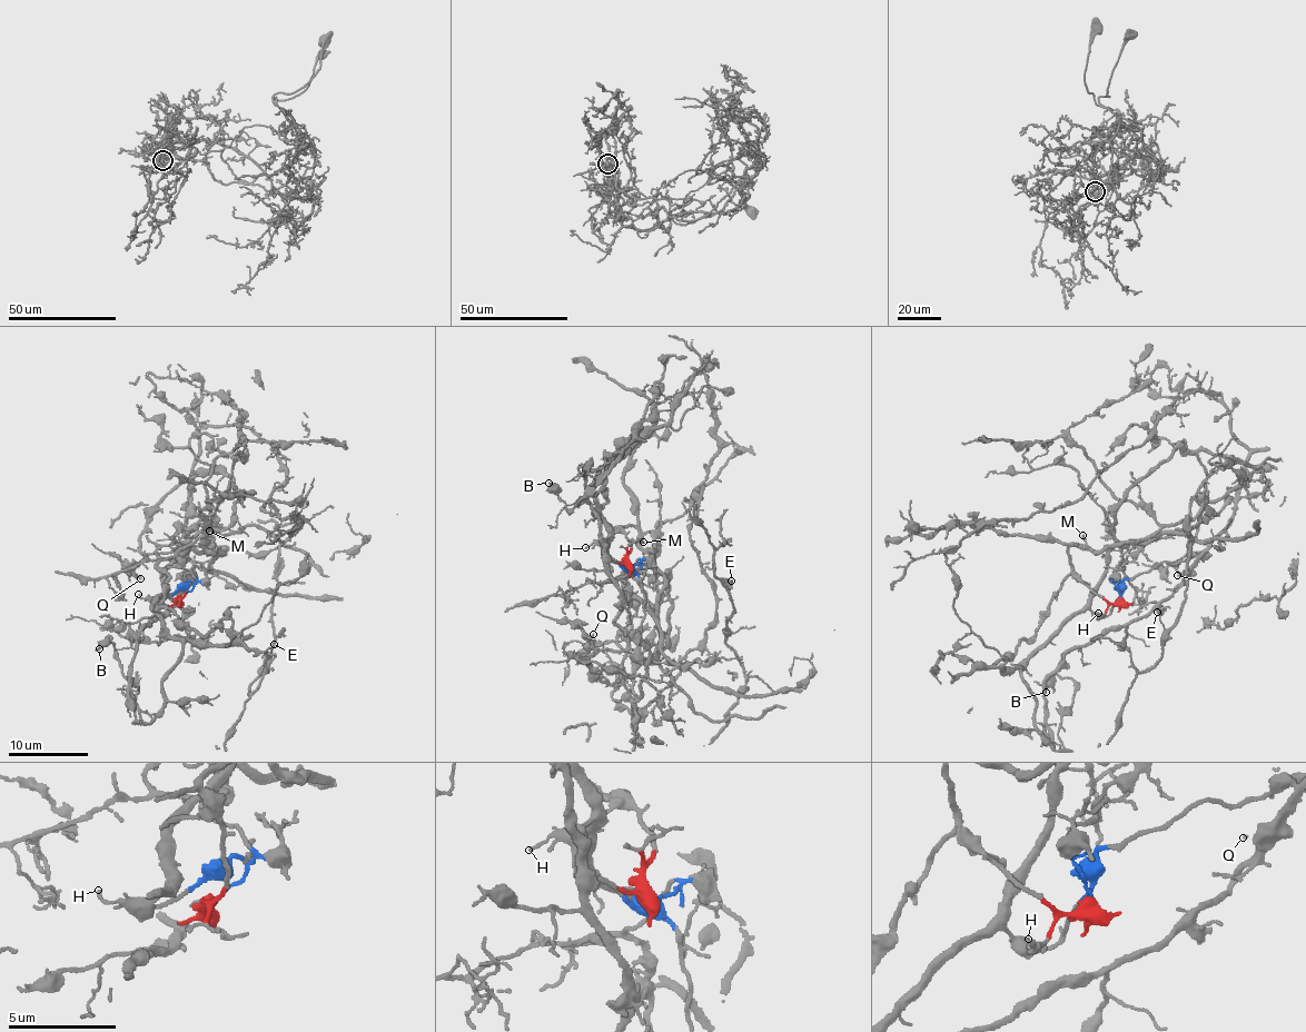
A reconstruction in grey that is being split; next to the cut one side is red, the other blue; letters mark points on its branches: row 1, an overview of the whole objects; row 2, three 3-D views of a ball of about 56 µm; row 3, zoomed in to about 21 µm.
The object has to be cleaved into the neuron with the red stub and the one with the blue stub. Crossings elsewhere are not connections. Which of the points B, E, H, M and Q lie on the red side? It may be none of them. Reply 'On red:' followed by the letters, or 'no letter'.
On red: M

